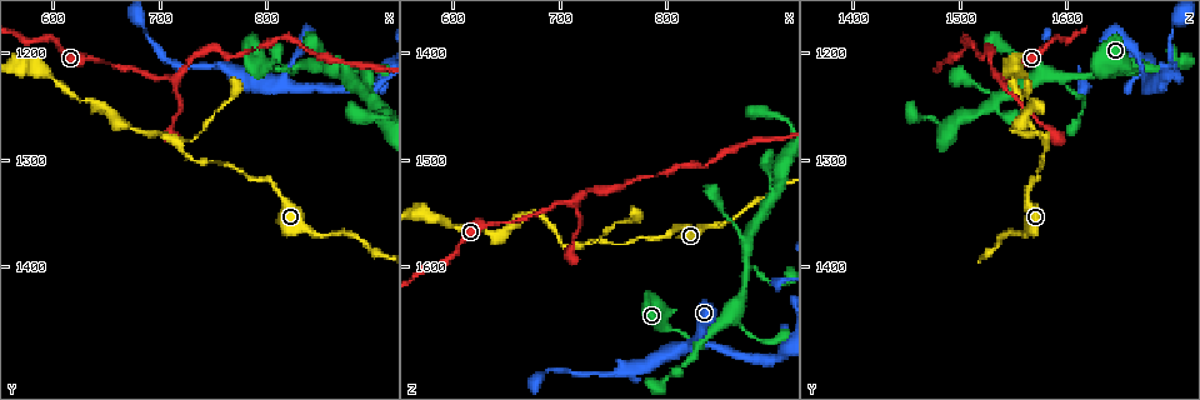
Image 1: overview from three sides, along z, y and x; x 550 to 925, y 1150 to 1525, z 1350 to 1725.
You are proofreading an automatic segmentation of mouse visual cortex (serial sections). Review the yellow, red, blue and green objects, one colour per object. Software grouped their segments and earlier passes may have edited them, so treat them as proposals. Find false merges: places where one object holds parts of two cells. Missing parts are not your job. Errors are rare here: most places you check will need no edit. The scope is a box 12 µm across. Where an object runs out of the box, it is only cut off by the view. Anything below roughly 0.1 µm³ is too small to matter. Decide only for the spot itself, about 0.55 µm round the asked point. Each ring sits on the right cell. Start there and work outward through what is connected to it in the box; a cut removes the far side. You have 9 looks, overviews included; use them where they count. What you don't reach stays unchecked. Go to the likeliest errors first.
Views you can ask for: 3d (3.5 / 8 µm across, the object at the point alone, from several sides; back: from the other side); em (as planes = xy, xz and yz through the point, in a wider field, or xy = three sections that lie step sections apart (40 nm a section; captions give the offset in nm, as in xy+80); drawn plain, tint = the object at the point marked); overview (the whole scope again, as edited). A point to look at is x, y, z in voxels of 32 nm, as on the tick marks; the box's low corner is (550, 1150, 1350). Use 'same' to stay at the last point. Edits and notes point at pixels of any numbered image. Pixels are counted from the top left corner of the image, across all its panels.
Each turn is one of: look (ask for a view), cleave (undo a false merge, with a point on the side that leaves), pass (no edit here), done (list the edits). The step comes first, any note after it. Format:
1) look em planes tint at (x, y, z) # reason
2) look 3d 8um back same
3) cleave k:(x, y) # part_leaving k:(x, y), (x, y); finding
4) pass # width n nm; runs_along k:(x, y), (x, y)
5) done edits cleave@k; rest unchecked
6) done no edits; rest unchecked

look 3d 3.5um at (828, 1212, 1672) # side arm on a straight run

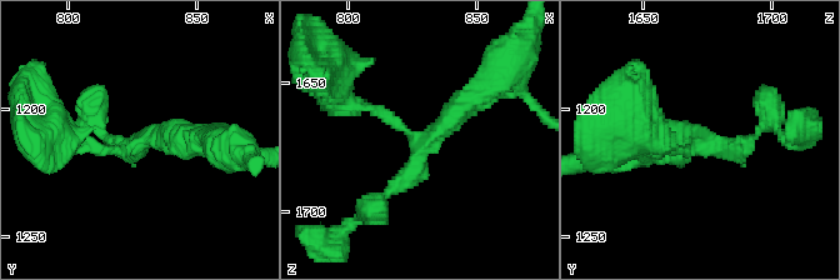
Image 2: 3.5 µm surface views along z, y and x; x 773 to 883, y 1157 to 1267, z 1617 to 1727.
look em xy step 5 tint at (826, 1213, 1673)

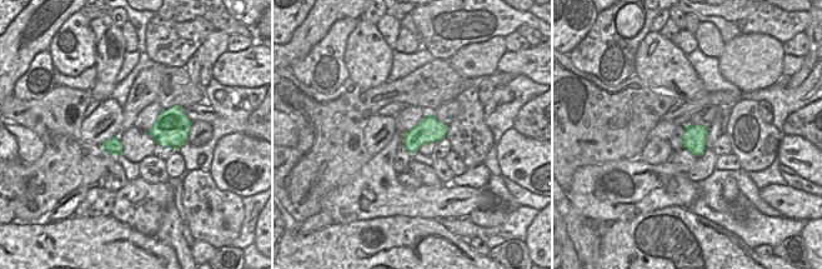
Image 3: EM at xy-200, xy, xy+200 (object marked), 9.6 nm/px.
pass # runs_along 2:(348, 104), (378, 110), (424, 143), (481, 91); all the same cell

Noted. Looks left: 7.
look 3d 8um at (678, 1270, 1550) # abrupt turn

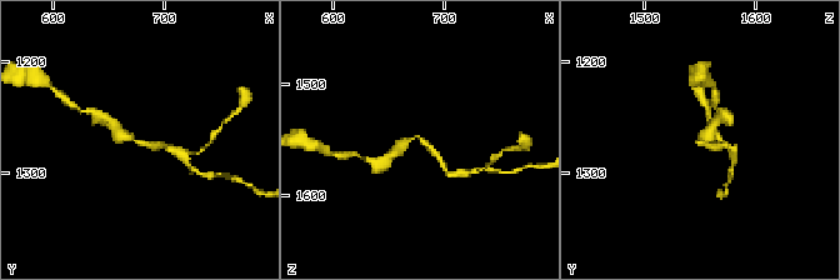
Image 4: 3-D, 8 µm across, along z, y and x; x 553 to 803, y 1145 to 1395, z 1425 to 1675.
look 3d 3.5um at (674, 1272, 1548)

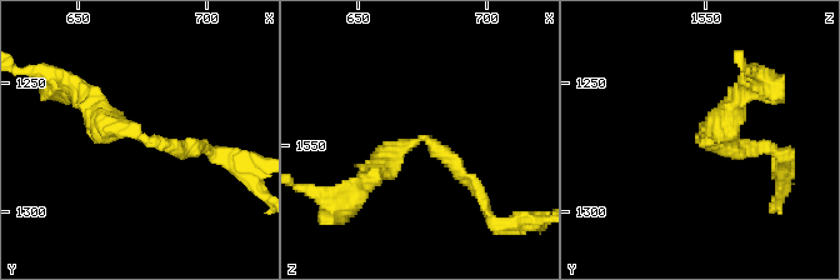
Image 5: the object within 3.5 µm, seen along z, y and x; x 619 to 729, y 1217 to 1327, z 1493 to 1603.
pass # arm_widths 200, 350 nm; all the same cell

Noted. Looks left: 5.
look 3d 8um at (654, 1210, 1560) # narrows sharply

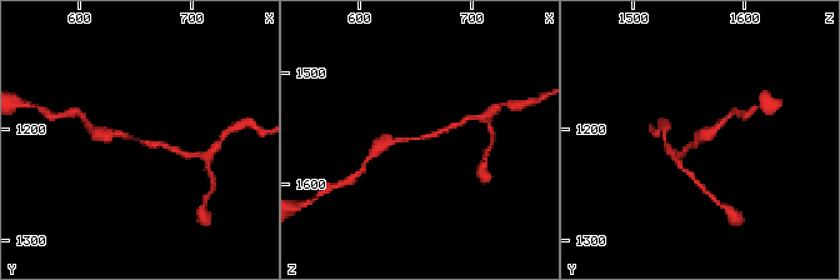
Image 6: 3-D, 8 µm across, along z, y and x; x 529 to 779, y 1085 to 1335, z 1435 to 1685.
look 3d 3.5um at (654, 1210, 1558)

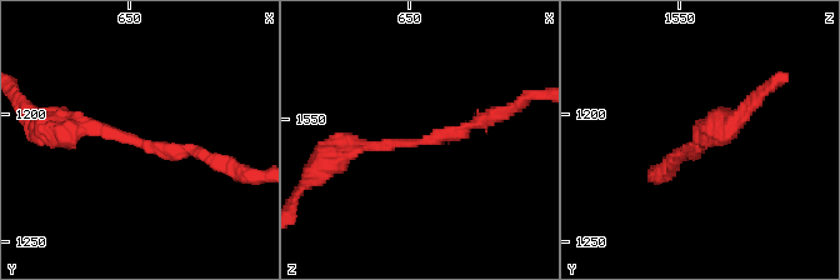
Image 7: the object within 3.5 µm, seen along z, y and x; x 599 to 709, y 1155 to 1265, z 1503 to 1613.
look em xy step 5 tint at (655, 1211, 1559) # arm_widths 150, 150 nm; shape alone is not enough

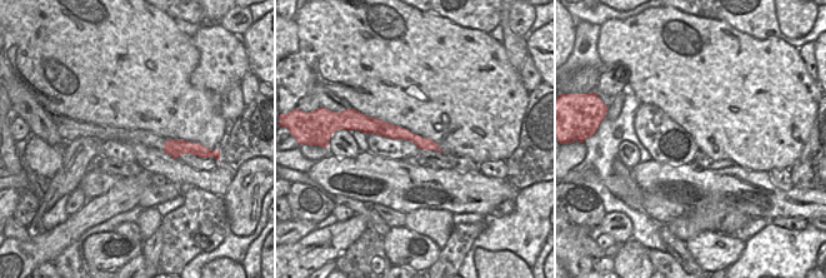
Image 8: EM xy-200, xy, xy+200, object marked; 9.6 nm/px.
pass # runs_along 7:(340, 149), (463, 134), (493, 114); one cell here

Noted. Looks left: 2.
look 3d 8um back at (714, 1224, 1538) # narrows sharply

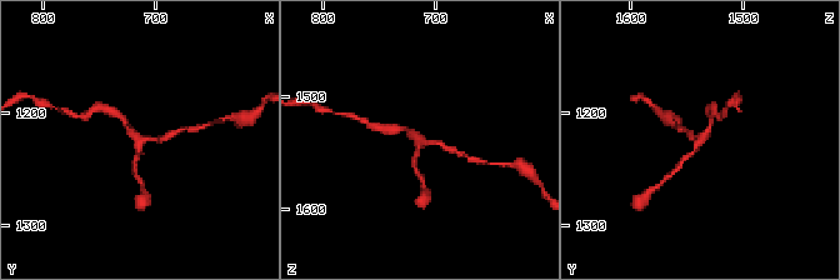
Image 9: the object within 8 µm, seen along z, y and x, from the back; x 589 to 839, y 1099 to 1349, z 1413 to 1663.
look em xy step 5 tint at (716, 1226, 1536) # shape alone is not enough

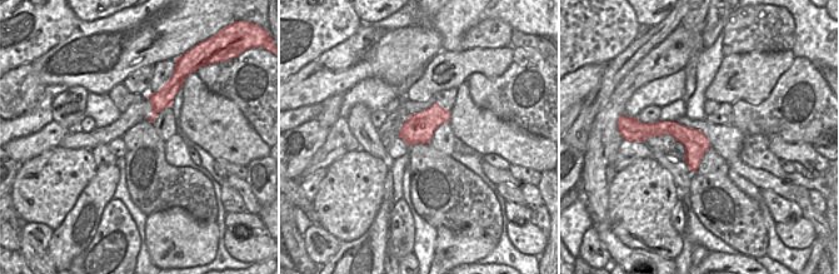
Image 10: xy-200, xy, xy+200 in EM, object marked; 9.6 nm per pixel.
pass # runs_along 9:(171, 135), (139, 140), (115, 115); all the same cell

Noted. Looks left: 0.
done no edits; rest unchecked

